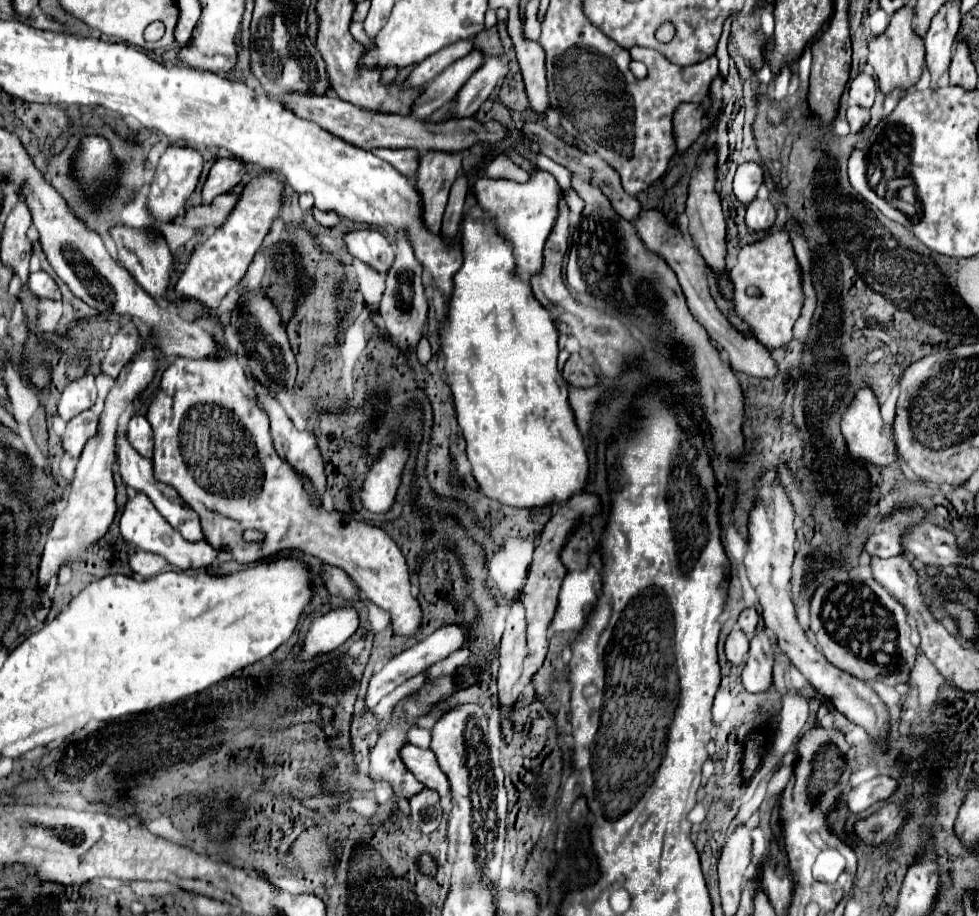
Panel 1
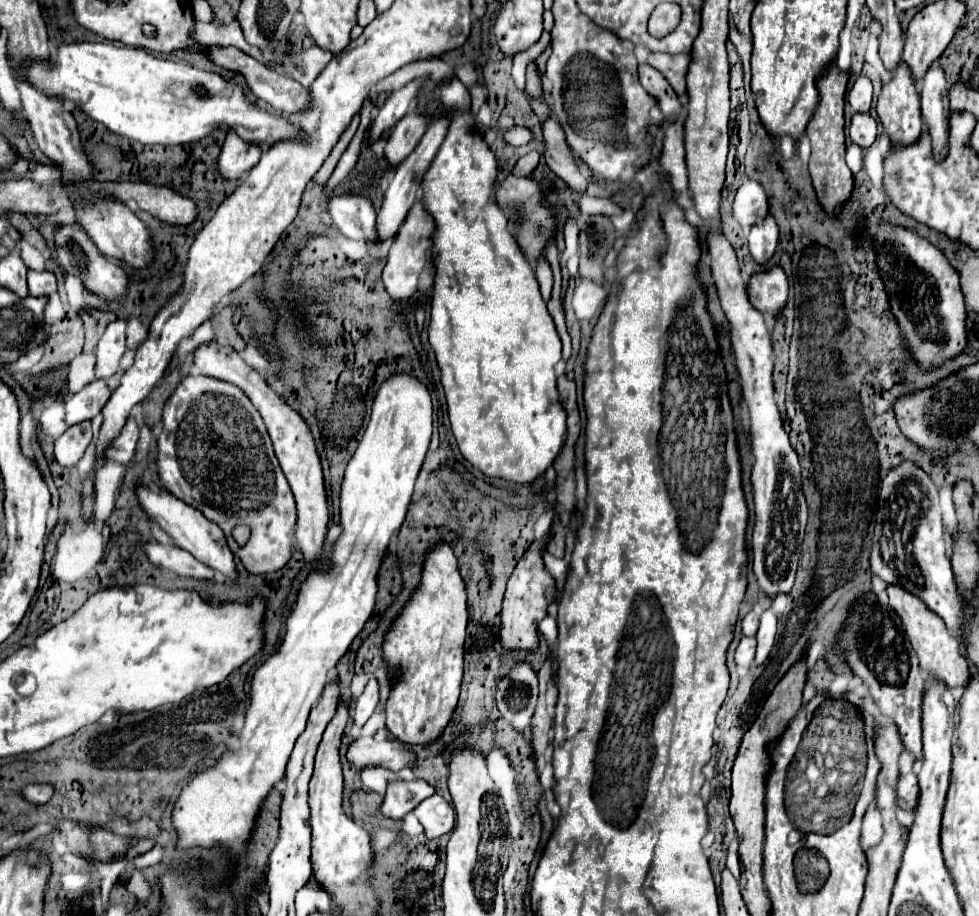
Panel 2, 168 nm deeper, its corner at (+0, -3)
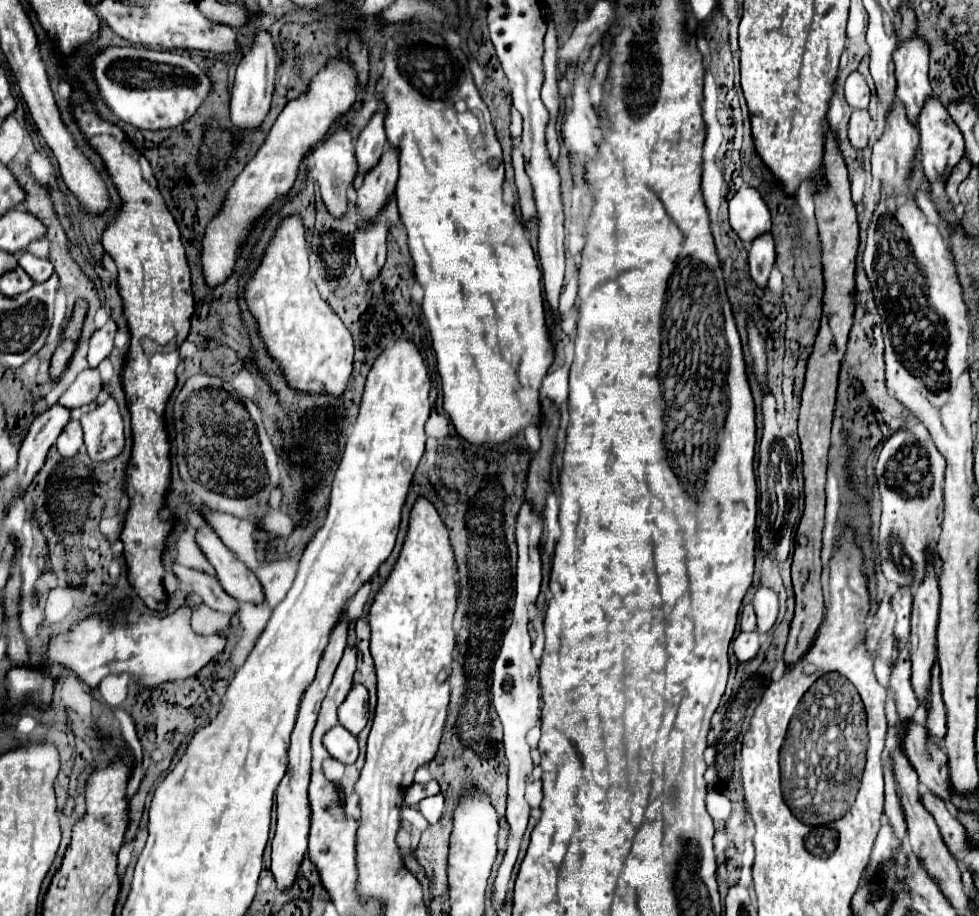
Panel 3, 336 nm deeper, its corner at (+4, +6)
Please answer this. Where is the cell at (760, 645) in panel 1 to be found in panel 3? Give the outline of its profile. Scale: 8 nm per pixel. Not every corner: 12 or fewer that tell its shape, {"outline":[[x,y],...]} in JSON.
{"outline":[[758,588],[752,604],[760,634],[774,626],[778,596],[770,588]]}

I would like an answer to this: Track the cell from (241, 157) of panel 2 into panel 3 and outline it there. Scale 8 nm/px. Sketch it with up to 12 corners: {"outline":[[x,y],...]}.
{"outline":[[270,34],[242,56],[230,120],[252,132],[270,110],[276,66]]}

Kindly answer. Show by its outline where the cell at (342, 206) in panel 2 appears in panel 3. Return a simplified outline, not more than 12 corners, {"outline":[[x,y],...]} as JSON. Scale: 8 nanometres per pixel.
{"outline":[[336,130],[312,152],[326,210],[348,212],[358,186],[352,134]]}

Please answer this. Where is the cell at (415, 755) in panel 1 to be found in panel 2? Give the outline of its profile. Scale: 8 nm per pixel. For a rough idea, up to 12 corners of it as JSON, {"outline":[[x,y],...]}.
{"outline":[[352,741],[346,759],[390,771],[414,767],[414,753],[396,741]]}

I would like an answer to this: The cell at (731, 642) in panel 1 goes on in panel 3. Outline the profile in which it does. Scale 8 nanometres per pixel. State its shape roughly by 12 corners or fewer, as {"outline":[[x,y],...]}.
{"outline":[[740,632],[732,644],[740,662],[748,662],[760,648],[758,632]]}

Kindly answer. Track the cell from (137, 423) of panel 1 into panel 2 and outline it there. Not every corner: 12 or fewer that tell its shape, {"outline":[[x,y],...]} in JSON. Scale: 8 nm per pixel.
{"outline":[[126,419],[106,449],[106,459],[128,463],[138,443],[138,425]]}

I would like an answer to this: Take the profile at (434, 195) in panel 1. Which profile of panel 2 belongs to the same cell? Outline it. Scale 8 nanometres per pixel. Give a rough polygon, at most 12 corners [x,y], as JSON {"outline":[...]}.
{"outline":[[416,201],[382,273],[392,297],[410,297],[426,263],[432,217]]}

